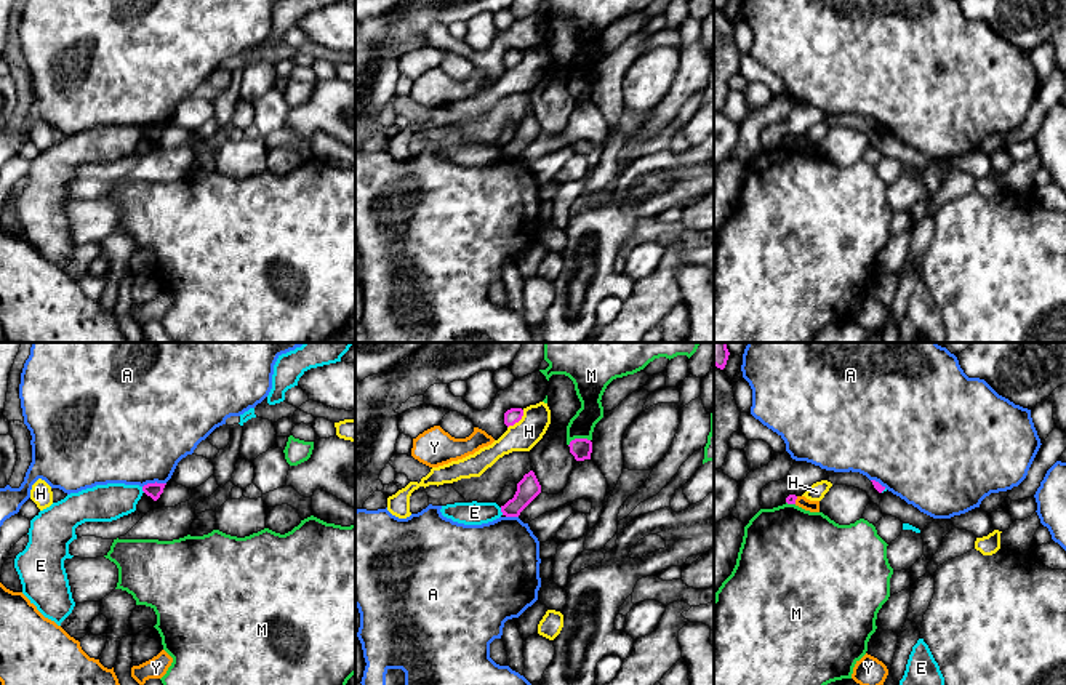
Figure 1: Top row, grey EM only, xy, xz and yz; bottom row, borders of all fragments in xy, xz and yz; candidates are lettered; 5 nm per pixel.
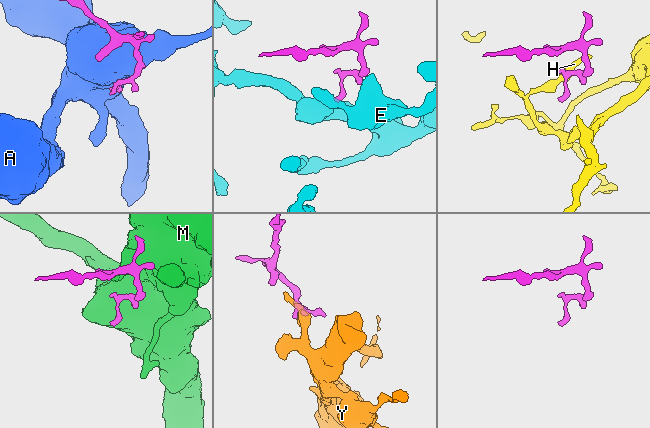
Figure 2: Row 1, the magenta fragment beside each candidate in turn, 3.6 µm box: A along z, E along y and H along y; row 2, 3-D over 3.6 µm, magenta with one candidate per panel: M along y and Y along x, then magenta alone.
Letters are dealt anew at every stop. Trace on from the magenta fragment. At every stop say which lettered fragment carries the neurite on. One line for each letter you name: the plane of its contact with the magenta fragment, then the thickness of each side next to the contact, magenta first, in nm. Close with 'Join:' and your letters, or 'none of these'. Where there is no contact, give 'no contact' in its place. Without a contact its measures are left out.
Join: none of these

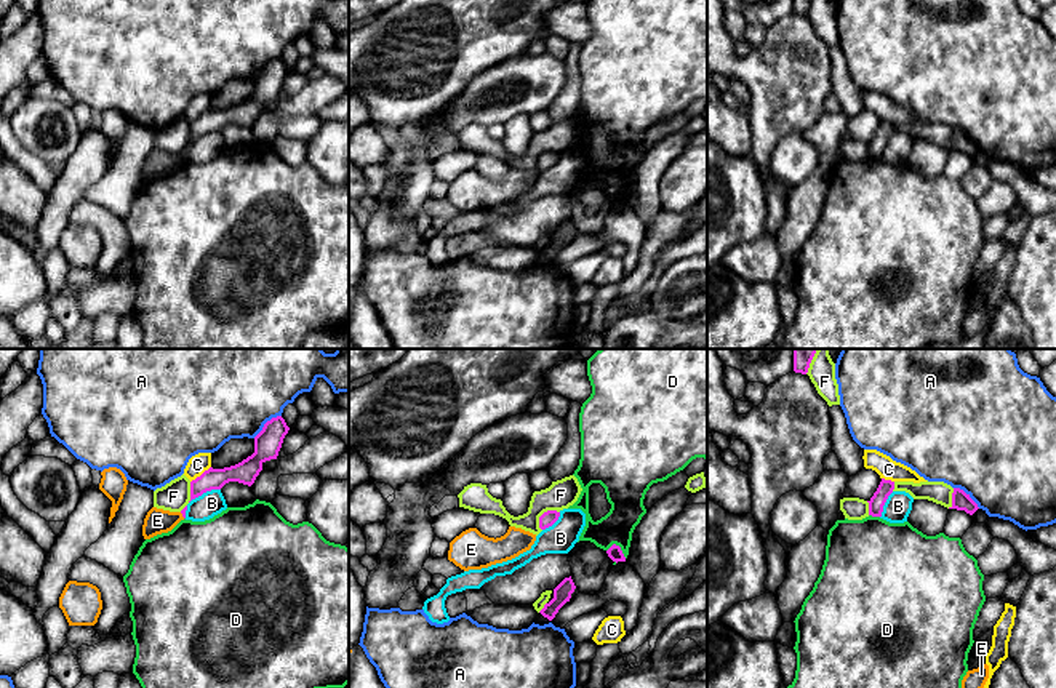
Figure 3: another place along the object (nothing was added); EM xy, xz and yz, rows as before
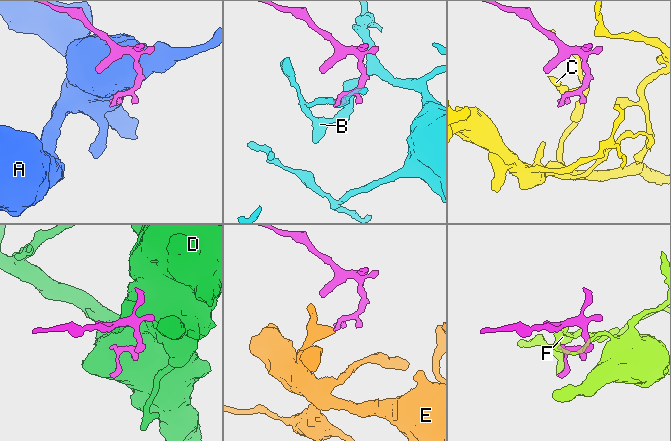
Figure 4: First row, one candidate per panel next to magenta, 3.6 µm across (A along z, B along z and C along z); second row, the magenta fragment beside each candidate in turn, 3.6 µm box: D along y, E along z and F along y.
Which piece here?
Join: none of these

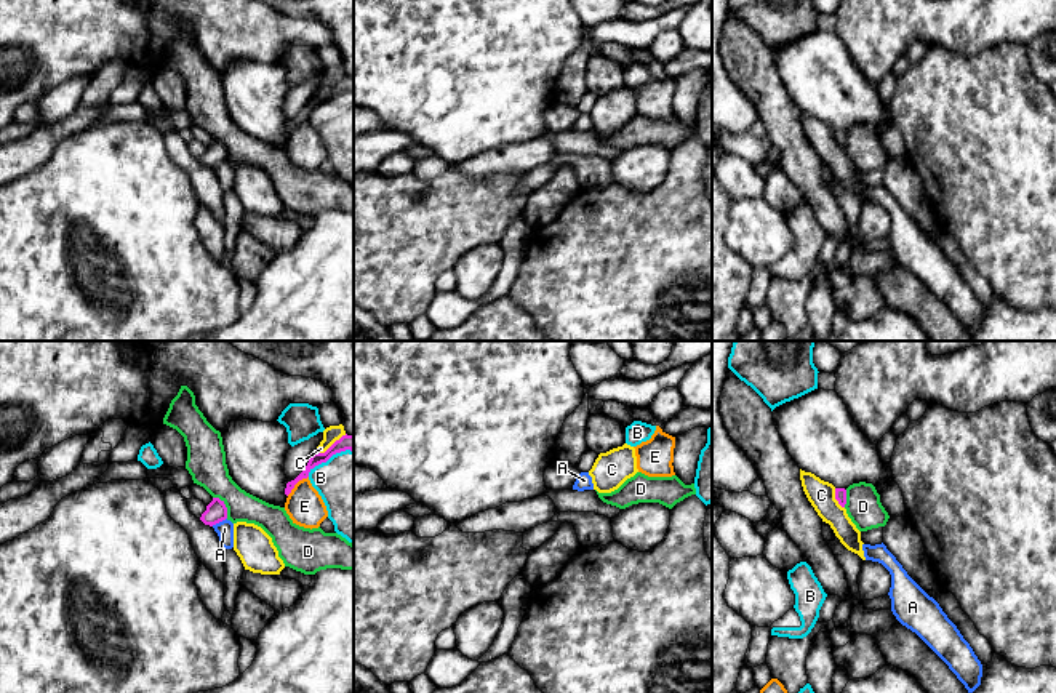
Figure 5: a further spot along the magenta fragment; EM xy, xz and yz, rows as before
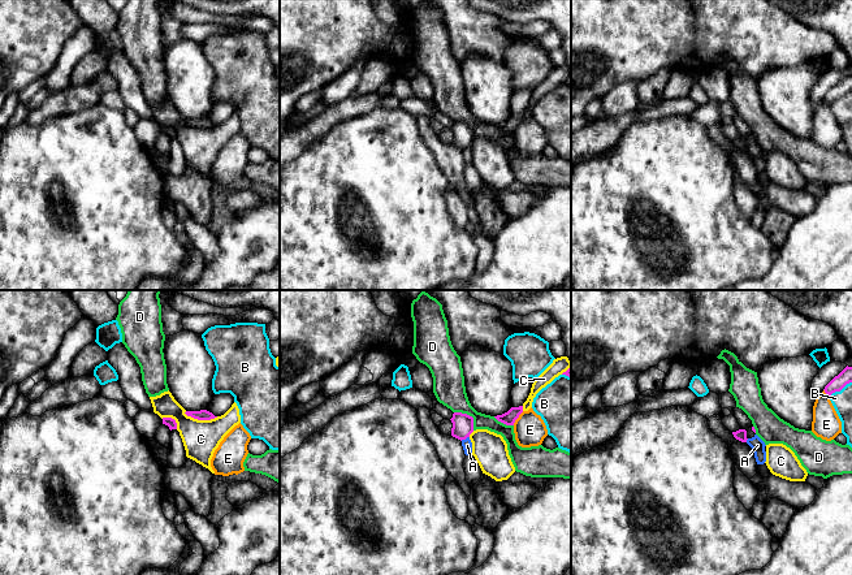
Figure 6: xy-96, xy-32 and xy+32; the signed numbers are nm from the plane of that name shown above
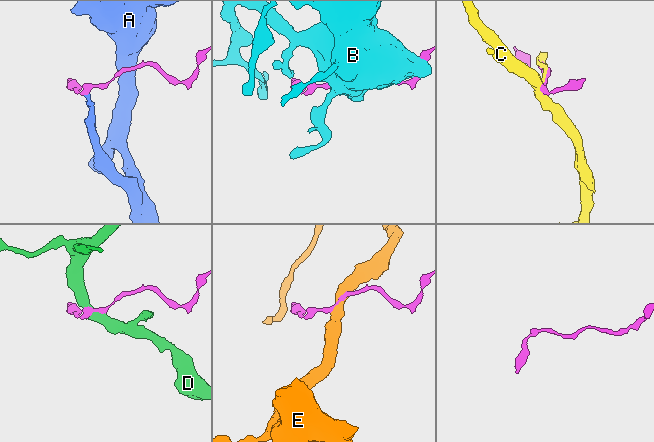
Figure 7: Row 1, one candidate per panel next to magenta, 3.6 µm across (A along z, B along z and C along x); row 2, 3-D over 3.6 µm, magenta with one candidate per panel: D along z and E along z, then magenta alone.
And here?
Join: none of these

